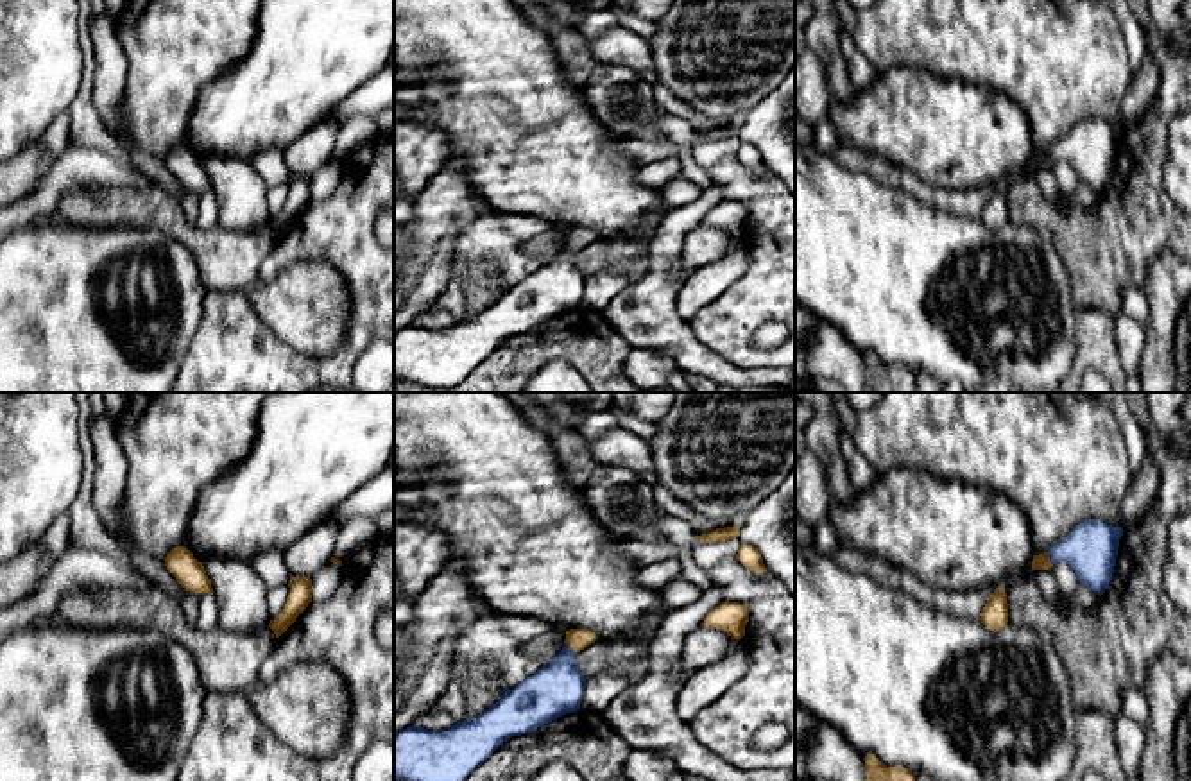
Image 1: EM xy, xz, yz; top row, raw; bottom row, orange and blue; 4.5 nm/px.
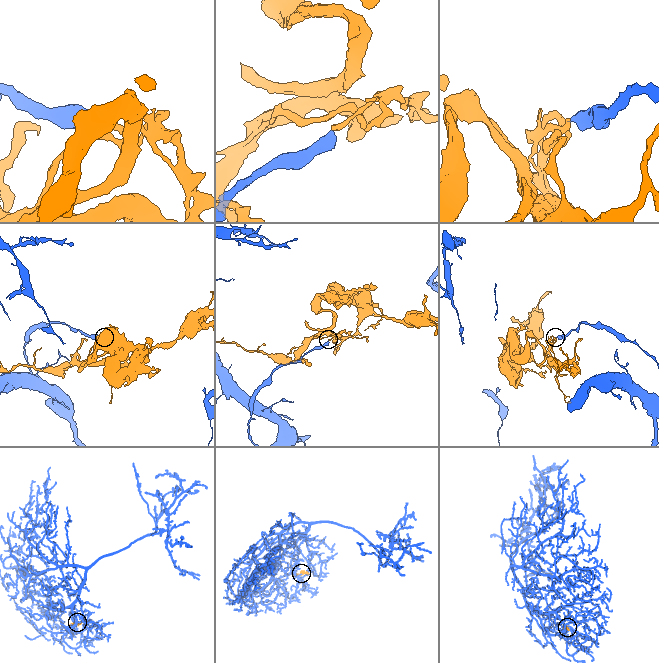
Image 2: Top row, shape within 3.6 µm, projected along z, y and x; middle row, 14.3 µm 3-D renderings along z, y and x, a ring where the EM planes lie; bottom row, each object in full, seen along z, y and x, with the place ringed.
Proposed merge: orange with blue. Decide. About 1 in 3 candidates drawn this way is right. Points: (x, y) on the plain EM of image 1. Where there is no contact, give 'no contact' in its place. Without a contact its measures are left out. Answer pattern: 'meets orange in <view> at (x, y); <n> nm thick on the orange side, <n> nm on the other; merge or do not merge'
meets orange in yz at (1048, 158); 70 nm thick on the orange side, 240 nm on the other; do not merge

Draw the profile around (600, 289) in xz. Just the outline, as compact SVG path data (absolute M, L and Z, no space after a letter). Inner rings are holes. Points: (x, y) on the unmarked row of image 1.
M641 231L616 233L605 242L611 265L586 278L580 308L604 312L623 288L632 285L627 263L648 253L648 240Z

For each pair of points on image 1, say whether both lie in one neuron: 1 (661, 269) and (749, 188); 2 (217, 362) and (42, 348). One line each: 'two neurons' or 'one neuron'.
1: two neurons
2: two neurons

